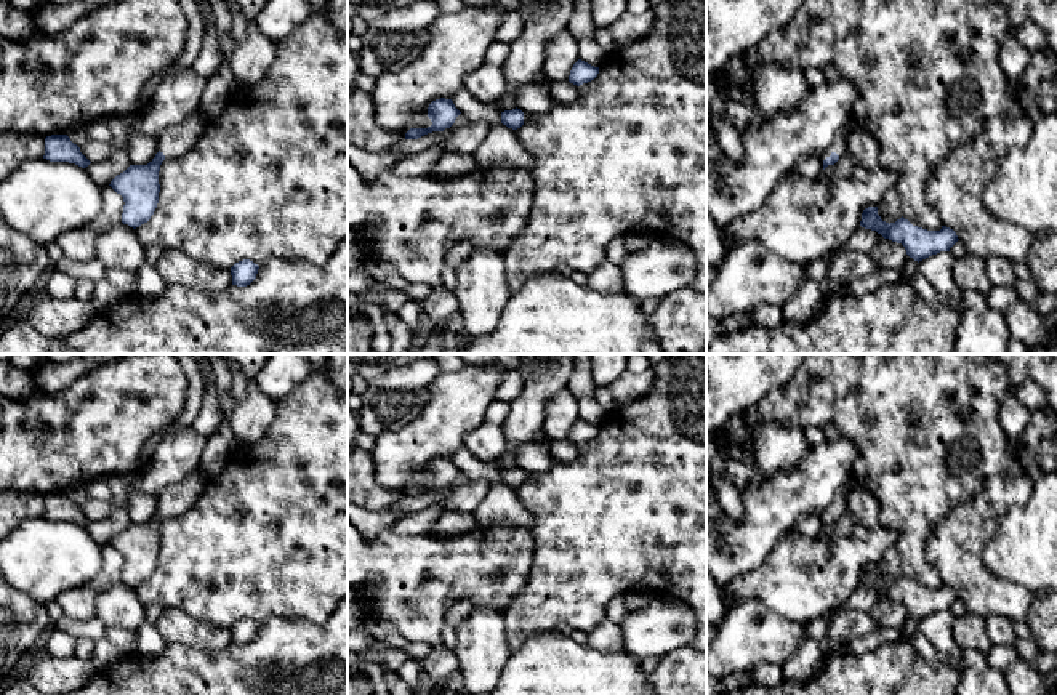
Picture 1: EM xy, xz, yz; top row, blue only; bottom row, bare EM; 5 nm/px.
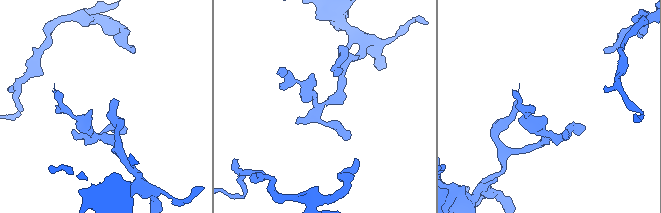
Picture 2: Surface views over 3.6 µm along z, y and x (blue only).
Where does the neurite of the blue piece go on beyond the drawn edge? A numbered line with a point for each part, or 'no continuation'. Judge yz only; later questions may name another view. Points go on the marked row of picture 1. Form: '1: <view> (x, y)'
1: yz (839, 143)

